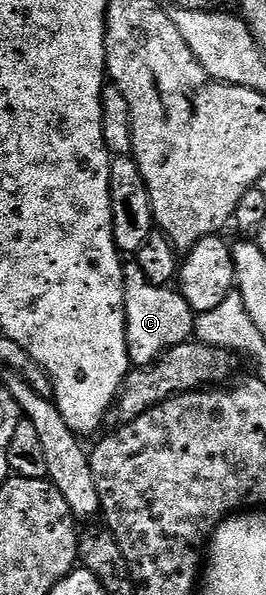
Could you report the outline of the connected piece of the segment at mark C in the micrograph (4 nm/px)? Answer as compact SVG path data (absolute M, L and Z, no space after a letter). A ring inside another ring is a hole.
M137 263L127 264L124 269L124 311L126 312L126 334L131 366L150 365L160 354L167 353L172 347L194 337L196 314L188 302L182 298L181 292L174 287L148 283L148 279L144 279L144 271L140 271Z

